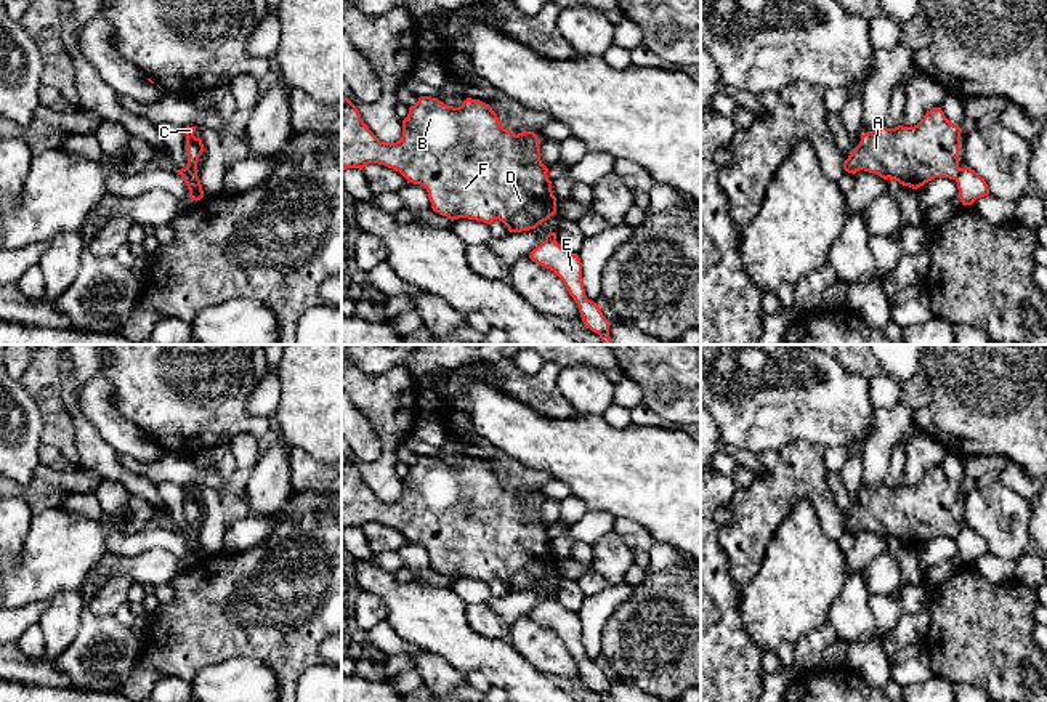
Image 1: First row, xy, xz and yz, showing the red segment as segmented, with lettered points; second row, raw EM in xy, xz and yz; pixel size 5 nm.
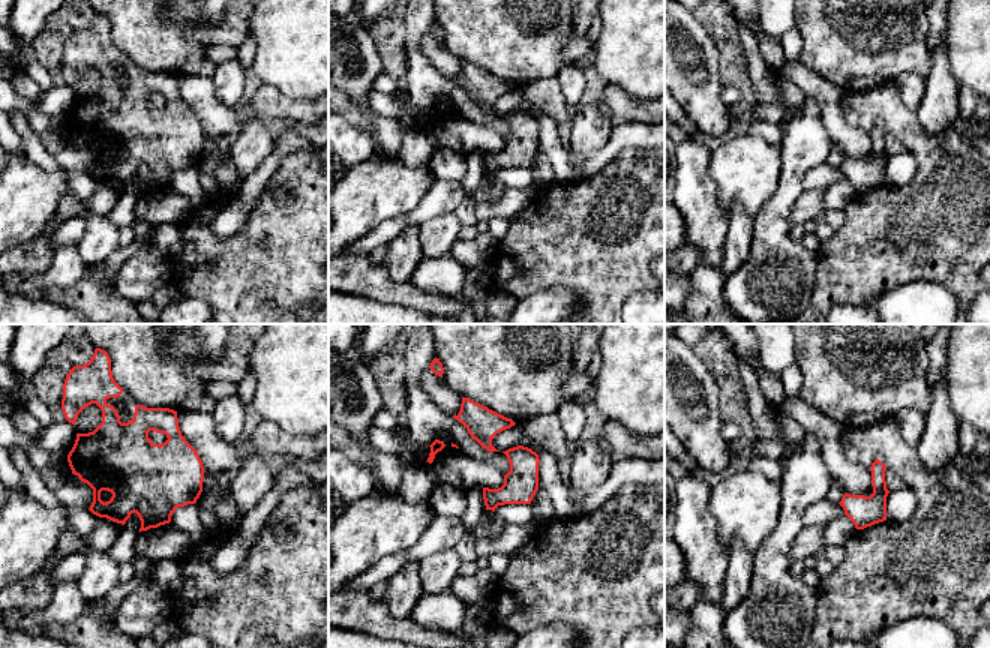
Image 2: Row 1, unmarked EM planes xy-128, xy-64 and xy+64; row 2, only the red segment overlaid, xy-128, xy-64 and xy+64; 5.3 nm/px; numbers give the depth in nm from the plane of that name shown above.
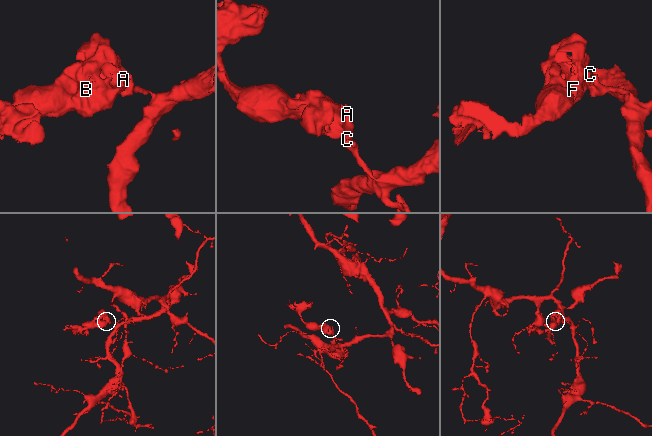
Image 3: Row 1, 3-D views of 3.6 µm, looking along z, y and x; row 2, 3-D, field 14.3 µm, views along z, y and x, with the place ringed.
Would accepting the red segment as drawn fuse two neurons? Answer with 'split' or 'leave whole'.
split

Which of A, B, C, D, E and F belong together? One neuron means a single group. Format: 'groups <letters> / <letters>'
groups A B C D F / E

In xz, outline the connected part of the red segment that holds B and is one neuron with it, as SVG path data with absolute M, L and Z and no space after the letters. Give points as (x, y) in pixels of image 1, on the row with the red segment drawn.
M342 95L342 171L362 170L369 163L385 165L399 171L407 183L426 189L433 212L449 220L468 218L489 224L502 221L510 232L536 229L556 213L556 197L548 180L548 168L540 160L539 138L534 131L523 130L515 135L502 127L492 107L479 99L467 98L462 106L447 106L438 98L420 96L409 107L402 120L402 136L396 143L380 141L364 123L356 106Z

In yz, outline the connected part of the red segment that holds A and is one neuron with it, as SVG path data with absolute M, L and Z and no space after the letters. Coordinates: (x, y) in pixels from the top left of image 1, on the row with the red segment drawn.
M933 107L914 127L880 127L861 135L843 170L864 170L912 189L935 178L957 180L960 133L941 107Z

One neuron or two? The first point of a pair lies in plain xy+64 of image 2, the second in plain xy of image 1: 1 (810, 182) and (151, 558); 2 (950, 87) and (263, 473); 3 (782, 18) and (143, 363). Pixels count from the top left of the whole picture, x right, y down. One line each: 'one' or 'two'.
1: two
2: one
3: two

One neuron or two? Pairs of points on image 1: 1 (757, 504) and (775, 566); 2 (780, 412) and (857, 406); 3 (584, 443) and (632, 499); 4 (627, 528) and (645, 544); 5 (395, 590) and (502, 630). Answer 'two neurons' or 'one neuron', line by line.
1: two neurons
2: one neuron
3: one neuron
4: one neuron
5: two neurons

